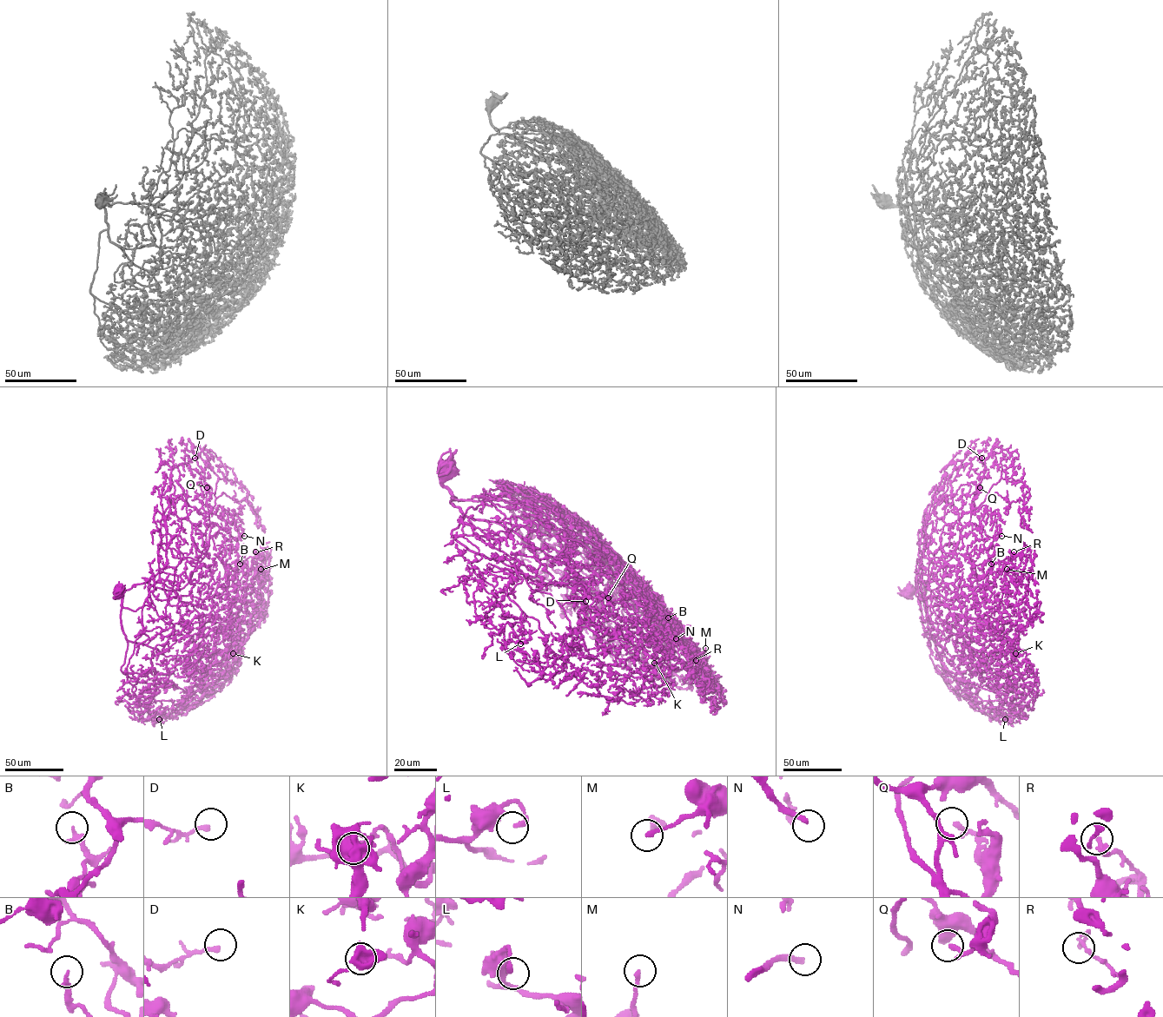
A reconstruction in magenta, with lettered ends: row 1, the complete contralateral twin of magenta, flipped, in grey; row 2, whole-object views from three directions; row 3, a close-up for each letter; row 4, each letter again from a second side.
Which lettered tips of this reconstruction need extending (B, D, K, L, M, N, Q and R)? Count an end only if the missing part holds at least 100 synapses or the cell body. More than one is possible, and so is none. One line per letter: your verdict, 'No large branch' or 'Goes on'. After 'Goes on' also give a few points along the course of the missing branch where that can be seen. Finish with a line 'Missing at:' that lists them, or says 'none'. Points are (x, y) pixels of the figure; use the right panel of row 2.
B: No large branch
D: No large branch
K: No large branch
L: No large branch
M: No large branch
N: Goes on. Course of what is missing: (1001, 536), (1007, 537), (1014, 545), (1024, 536), (1023, 540), (1027, 542), (1033, 538), (1033, 539)
Q: No large branch
R: No large branch
Missing at: N

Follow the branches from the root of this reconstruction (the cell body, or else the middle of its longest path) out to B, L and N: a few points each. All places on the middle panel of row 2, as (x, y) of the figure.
B: (446, 467), (443, 484), (459, 500), (557, 511), (591, 534), (681, 635), (668, 617)
L: (446, 467), (443, 484), (463, 515), (452, 535), (522, 579), (508, 594), (525, 617), (510, 633), (520, 643)
N: (446, 467), (443, 484), (459, 500), (538, 505), (578, 531), (591, 531), (619, 586), (668, 623), (676, 638)

